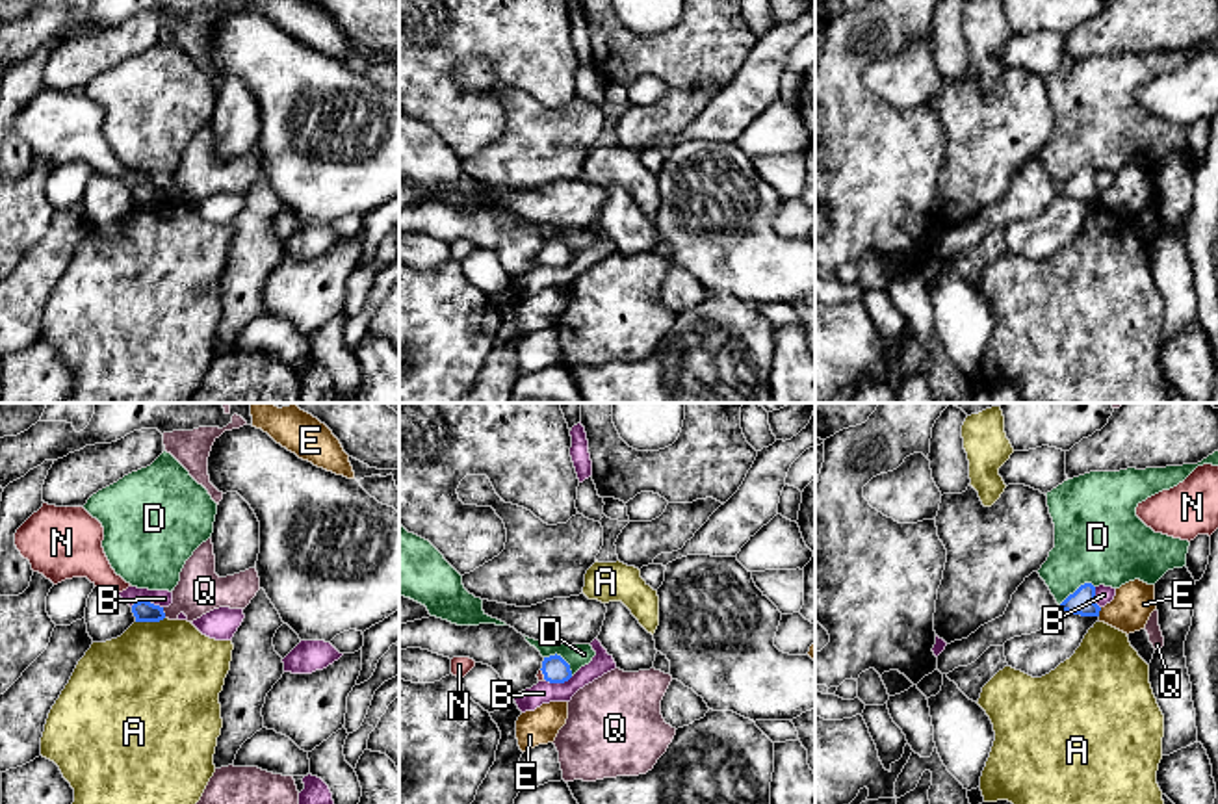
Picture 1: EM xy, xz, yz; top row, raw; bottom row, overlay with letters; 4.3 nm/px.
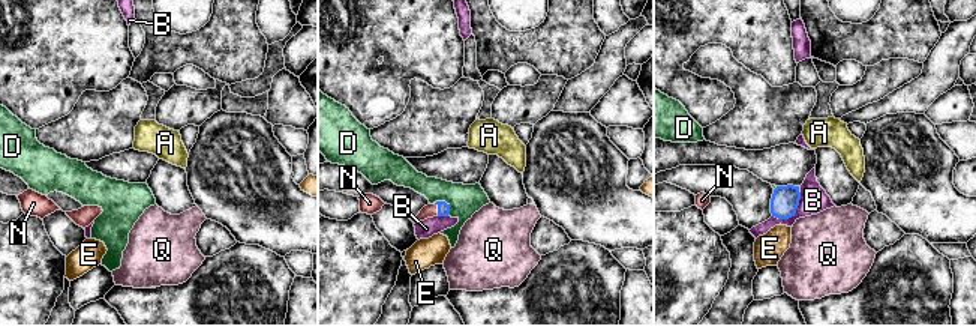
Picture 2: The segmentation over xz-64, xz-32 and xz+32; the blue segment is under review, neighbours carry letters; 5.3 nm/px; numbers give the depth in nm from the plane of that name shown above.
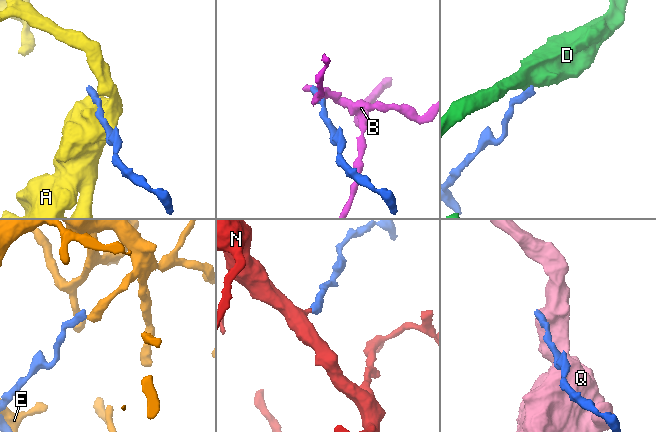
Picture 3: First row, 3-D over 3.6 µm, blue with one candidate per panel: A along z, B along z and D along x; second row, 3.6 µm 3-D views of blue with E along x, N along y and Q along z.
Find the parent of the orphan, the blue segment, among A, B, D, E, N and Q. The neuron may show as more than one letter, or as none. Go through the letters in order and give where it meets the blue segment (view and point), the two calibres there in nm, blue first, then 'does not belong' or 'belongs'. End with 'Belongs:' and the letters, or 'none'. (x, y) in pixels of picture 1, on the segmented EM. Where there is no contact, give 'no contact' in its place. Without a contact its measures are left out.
A: xy (149, 621) | 90/480 nm | does not belong
B: xy (145, 600) | 90/80 nm | does not belong
D: yz (1077, 589) | 110/380 nm | does not belong
E: yz (1100, 609) | 110/180 nm | does not belong
N: xz (543, 673) | 110/30 nm | belongs
Q: xy (164, 613) | 90/200 nm | does not belong
Belongs: N

